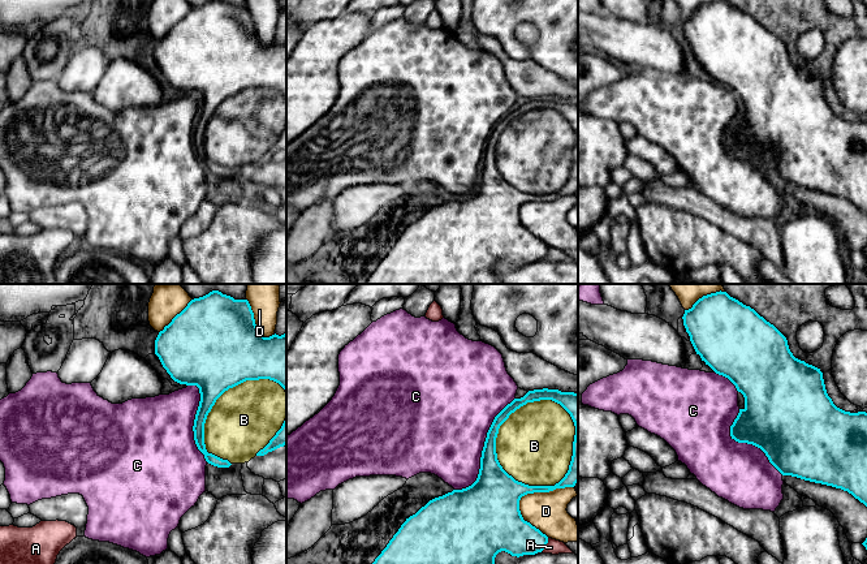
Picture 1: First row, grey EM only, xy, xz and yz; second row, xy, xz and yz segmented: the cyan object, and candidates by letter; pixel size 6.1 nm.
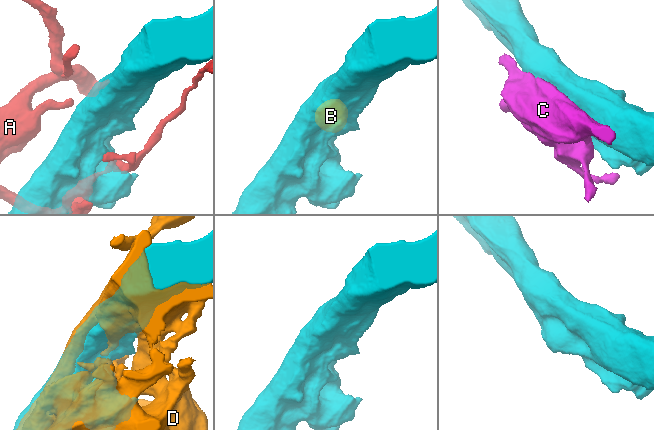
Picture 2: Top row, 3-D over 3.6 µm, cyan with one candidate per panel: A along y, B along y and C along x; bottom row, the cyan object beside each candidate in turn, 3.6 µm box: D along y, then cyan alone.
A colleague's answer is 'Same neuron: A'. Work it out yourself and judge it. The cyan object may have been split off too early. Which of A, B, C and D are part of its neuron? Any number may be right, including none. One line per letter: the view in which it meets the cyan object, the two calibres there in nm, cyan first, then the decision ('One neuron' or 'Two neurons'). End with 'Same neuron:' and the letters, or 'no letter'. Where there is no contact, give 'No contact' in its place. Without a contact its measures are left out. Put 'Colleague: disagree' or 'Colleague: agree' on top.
Colleague: disagree
A: Touches cyan in xz. Thickness 240 nm (cyan) against 90 nm. Two neurons
B: Touches cyan in xz. Thickness 120 nm (cyan) against 460 nm. One neuron
C: Touches cyan in xz. Thickness 260 nm (cyan) against 480 nm. Two neurons
D: Touches cyan in xz. Thickness 300 nm (cyan) against 240 nm. Two neurons
Same neuron: B

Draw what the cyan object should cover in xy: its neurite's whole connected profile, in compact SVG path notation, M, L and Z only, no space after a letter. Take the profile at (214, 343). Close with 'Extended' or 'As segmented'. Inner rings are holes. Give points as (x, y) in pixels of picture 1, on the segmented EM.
M219 290L191 300L159 332L155 354L174 382L199 388L193 431L195 444L208 464L217 468L245 464L286 444L286 333L264 337L247 300L234 300Z. Extended

